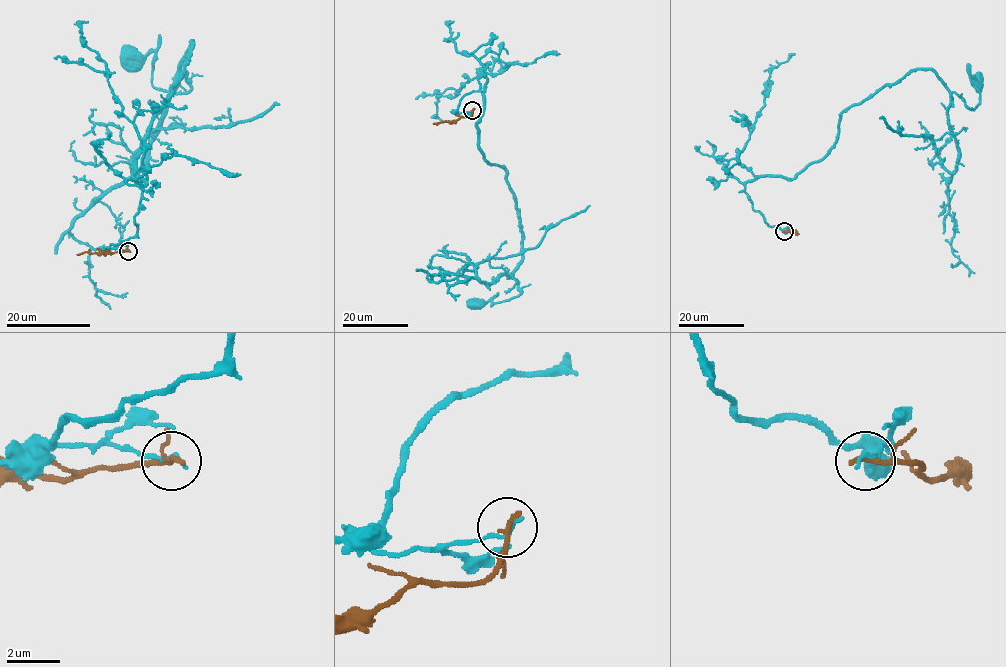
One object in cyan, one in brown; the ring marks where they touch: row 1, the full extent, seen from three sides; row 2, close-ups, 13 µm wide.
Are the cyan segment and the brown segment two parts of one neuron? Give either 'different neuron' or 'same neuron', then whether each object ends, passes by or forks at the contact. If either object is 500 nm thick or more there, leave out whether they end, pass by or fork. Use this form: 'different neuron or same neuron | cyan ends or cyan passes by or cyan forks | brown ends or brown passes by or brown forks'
different neuron | cyan ends | brown passes by

